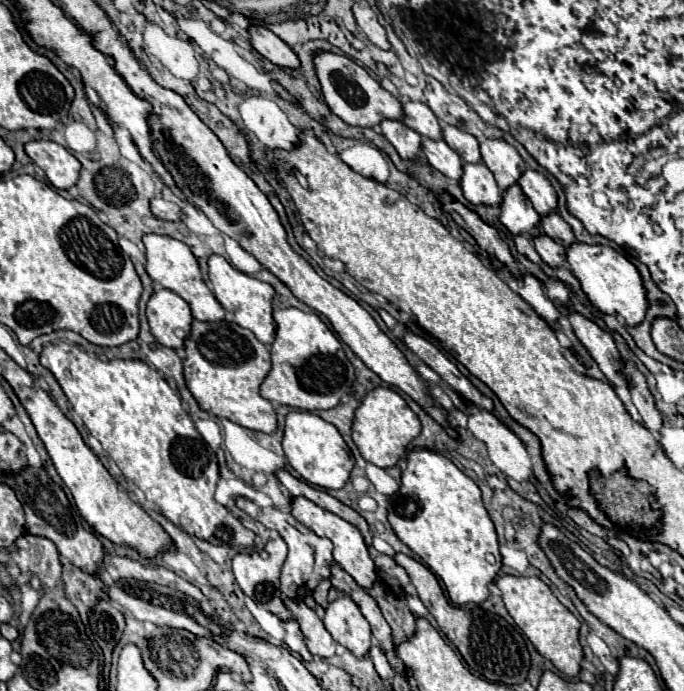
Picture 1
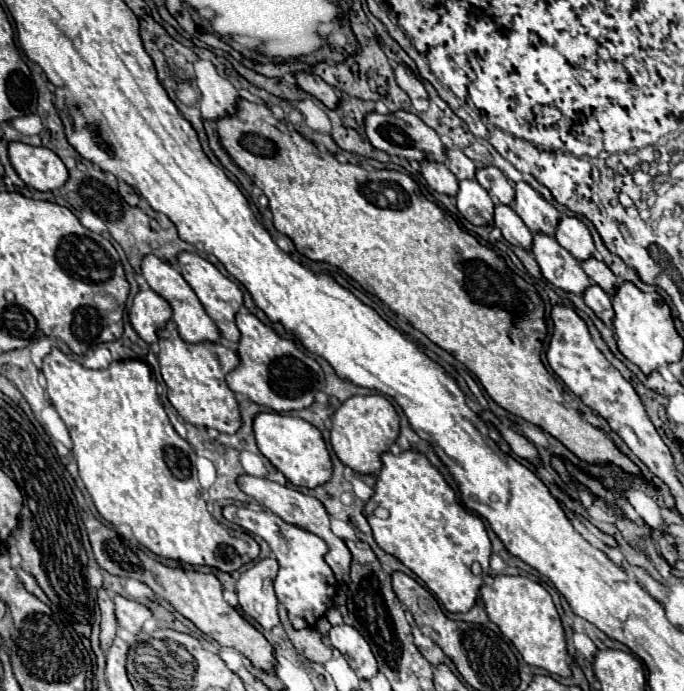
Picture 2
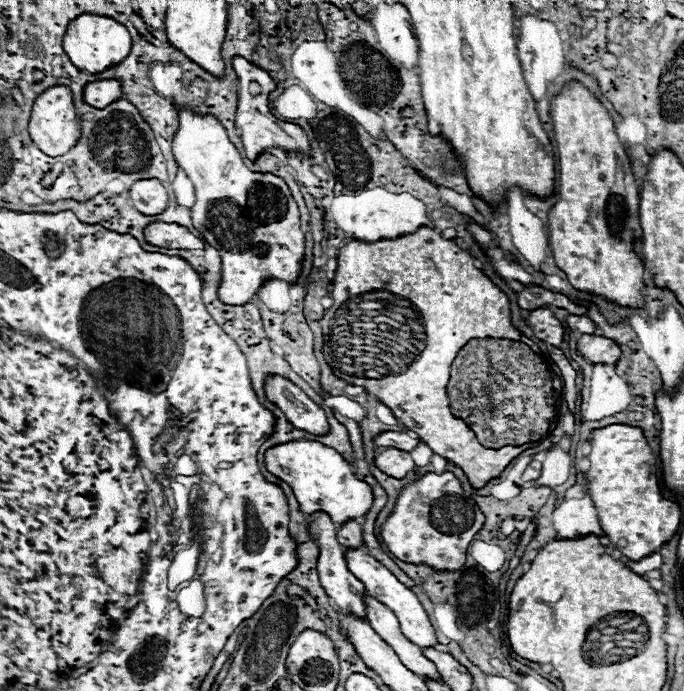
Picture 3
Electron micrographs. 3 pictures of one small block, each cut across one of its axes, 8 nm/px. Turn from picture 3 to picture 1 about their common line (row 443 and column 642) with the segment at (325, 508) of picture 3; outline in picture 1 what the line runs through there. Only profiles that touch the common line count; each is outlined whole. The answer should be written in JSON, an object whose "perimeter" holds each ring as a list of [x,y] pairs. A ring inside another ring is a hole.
{"perimeter":[[[574,242],[566,248],[566,260],[570,264],[572,274],[580,280],[582,290],[590,298],[590,302],[602,314],[620,314],[626,324],[638,324],[646,314],[646,292],[640,280],[638,270],[630,264],[622,254],[606,244],[582,244]]]}

